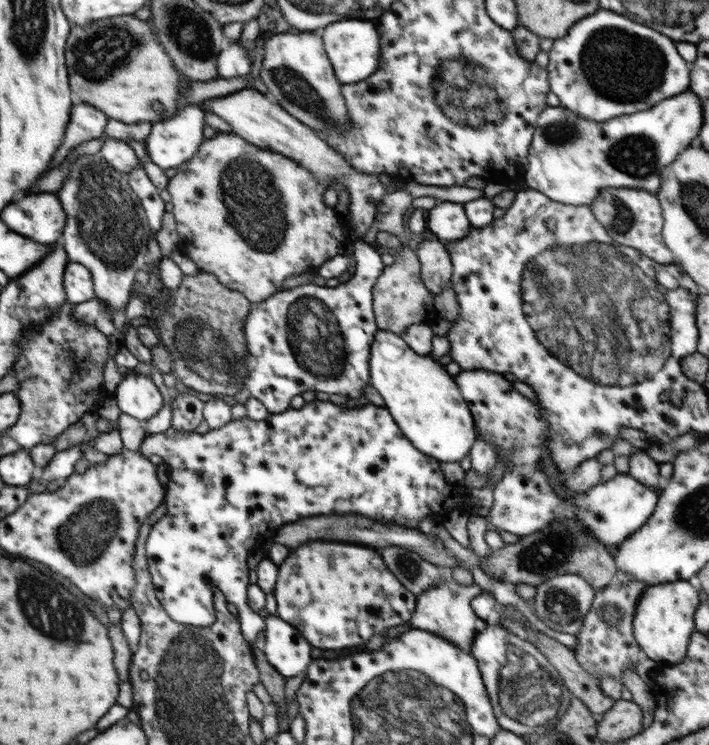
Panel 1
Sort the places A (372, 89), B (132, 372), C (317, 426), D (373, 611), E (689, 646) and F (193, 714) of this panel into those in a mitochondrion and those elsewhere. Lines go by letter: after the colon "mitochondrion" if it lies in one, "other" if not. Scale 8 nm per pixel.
A: other
B: other
C: other
D: other
E: other
F: mitochondrion

